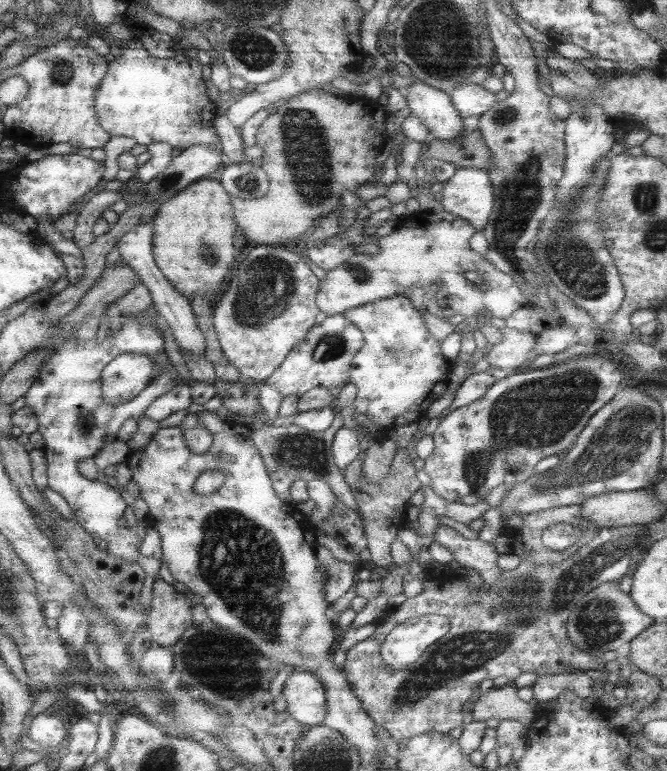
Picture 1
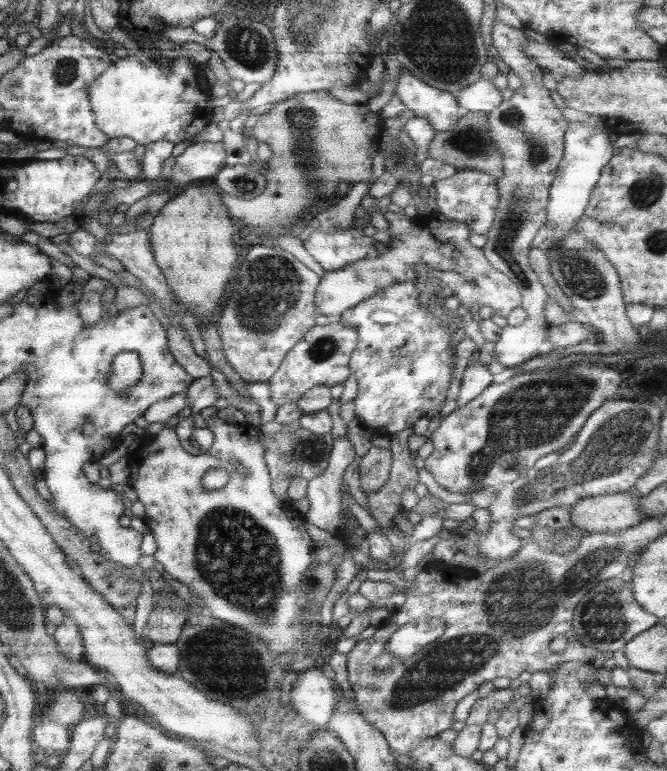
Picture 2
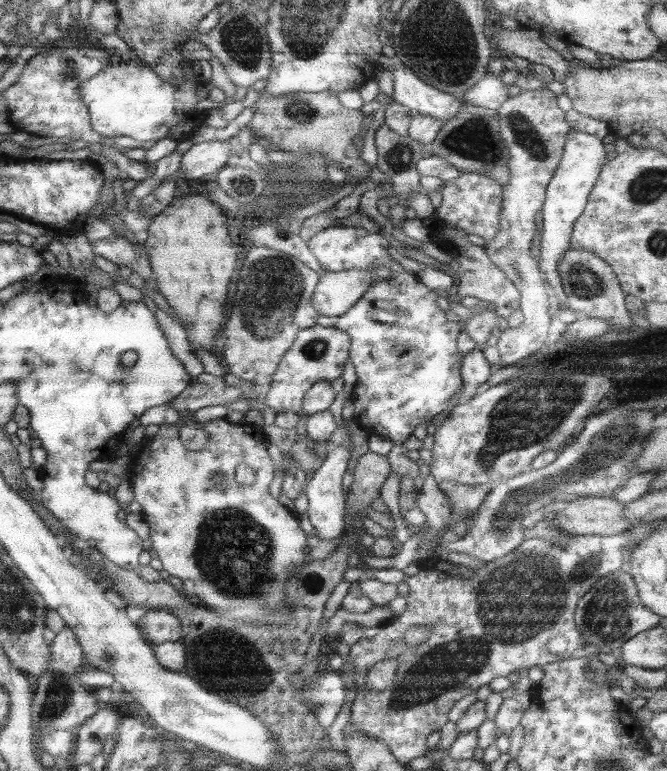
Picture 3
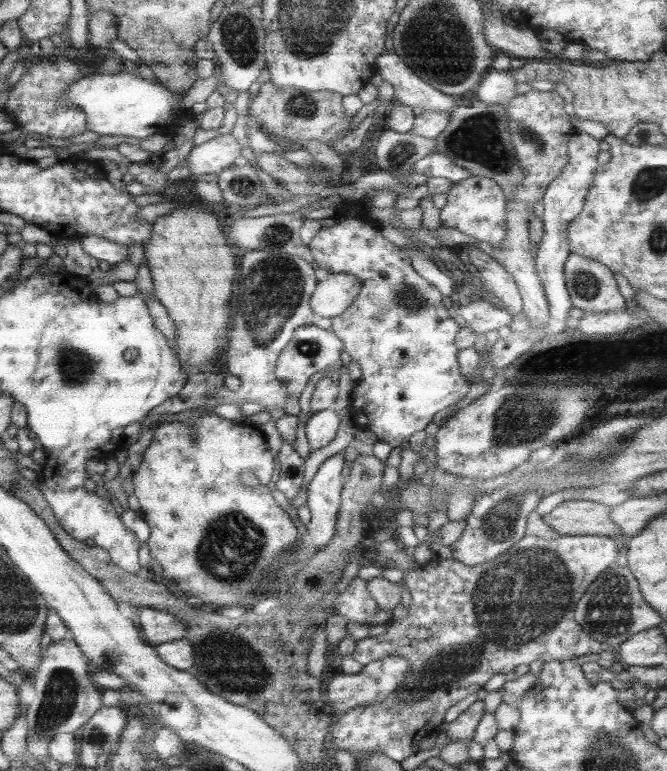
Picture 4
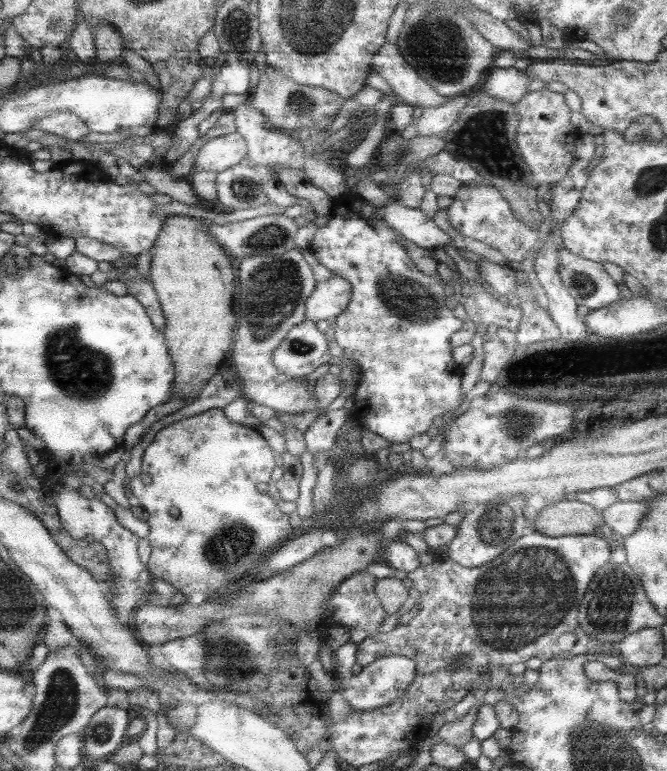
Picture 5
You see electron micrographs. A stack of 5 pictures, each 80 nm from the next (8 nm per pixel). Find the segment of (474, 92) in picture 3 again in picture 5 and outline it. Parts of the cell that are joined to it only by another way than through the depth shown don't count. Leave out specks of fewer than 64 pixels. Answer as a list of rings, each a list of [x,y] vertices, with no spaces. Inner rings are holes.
[[[492,66],[486,70],[484,77],[482,92],[495,100],[513,104],[527,93],[525,88],[529,83],[528,78],[513,67],[502,69]]]

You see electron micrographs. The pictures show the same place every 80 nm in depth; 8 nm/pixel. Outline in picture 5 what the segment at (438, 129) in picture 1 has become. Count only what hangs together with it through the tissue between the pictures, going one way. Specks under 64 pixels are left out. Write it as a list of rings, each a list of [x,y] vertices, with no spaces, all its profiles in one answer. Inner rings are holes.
[[[384,42],[378,48],[371,59],[370,67],[388,84],[396,102],[417,108],[437,108],[445,104],[447,98],[435,92],[435,89],[406,63],[392,43]]]

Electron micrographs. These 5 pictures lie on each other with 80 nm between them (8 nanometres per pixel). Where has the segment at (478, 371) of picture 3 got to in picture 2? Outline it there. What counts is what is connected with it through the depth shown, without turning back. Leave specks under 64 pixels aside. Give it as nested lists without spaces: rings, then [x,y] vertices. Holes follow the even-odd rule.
[[[479,358],[473,363],[467,362],[467,367],[463,369],[463,375],[459,380],[460,386],[457,400],[455,400],[457,407],[474,400],[491,383],[492,375],[489,373],[487,366],[480,363]]]

